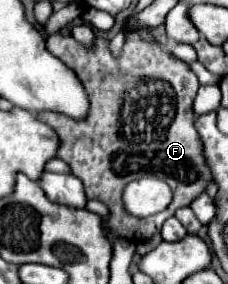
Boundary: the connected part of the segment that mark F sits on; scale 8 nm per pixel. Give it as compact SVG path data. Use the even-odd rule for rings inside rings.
M55 32L47 38L47 50L53 56L57 56L65 66L69 66L81 80L85 94L89 98L89 114L83 120L73 120L59 112L35 112L35 118L49 124L59 136L57 158L67 162L71 168L71 174L83 182L87 200L99 200L109 208L109 218L103 220L105 236L109 240L115 240L115 238L133 240L135 238L135 242L143 242L151 234L159 232L165 218L173 216L177 208L189 206L189 202L201 190L205 190L207 182L211 180L209 168L205 166L205 158L201 158L201 140L197 138L197 132L193 130L195 118L193 118L191 104L197 94L199 82L197 82L197 76L189 70L189 66L183 60L171 56L159 44L147 44L135 36L135 38L125 40L121 56L115 58L111 54L109 42L111 42L109 38L95 36L91 46L83 46L73 36L65 36L61 32ZM147 174L155 174L161 180L165 180L173 190L173 200L163 212L153 214L149 218L127 216L121 204L121 190L127 182L137 180Z

